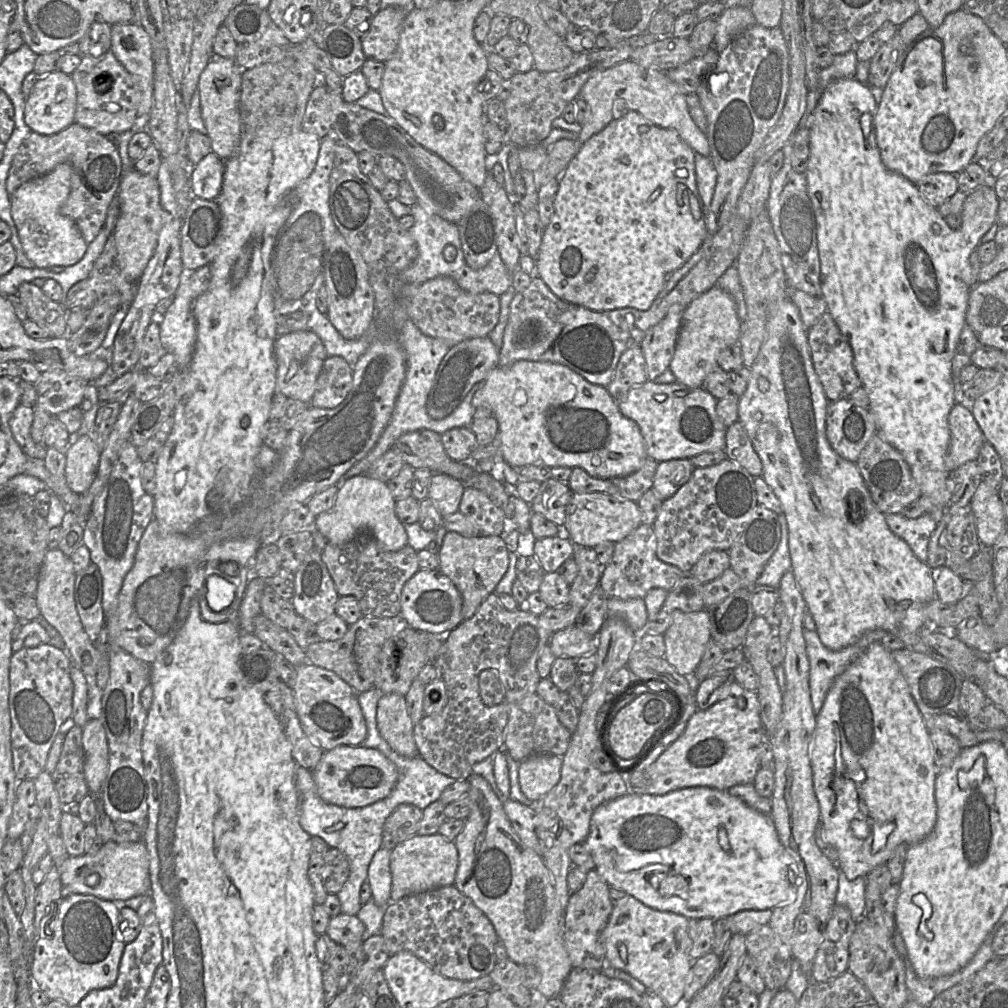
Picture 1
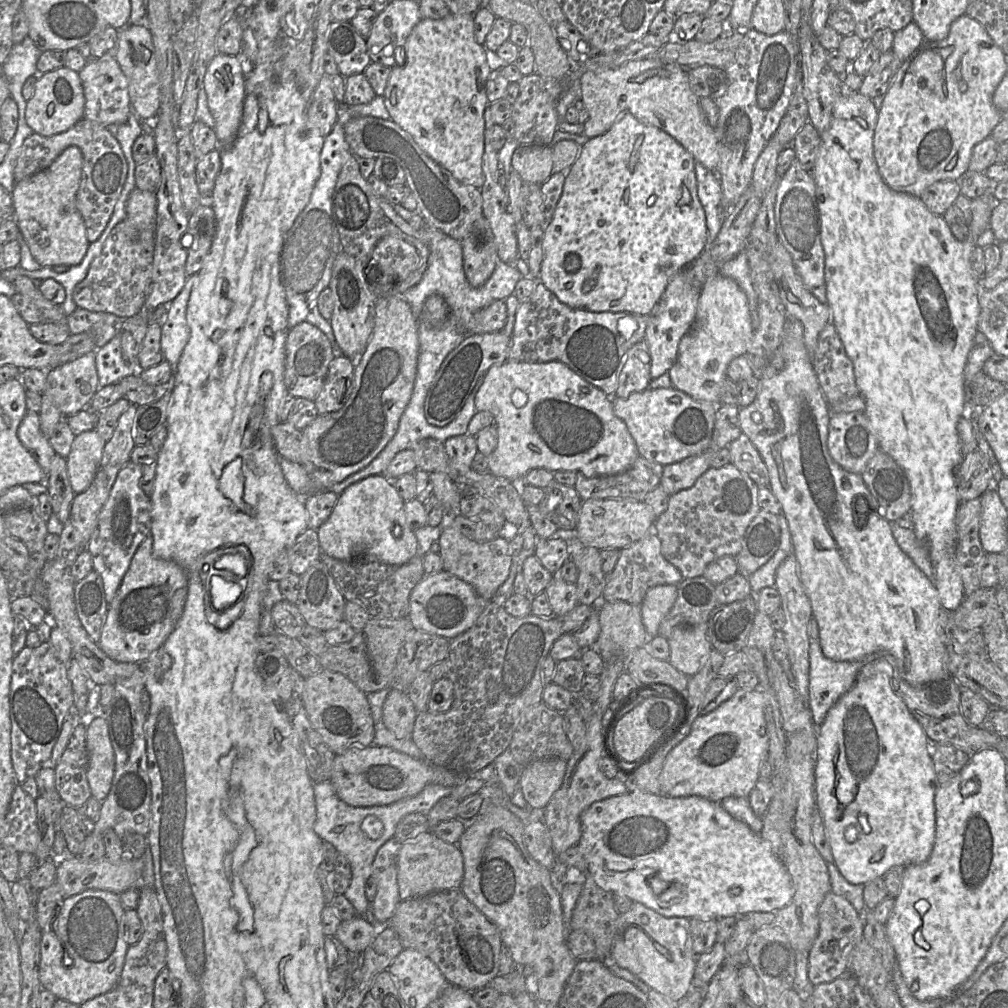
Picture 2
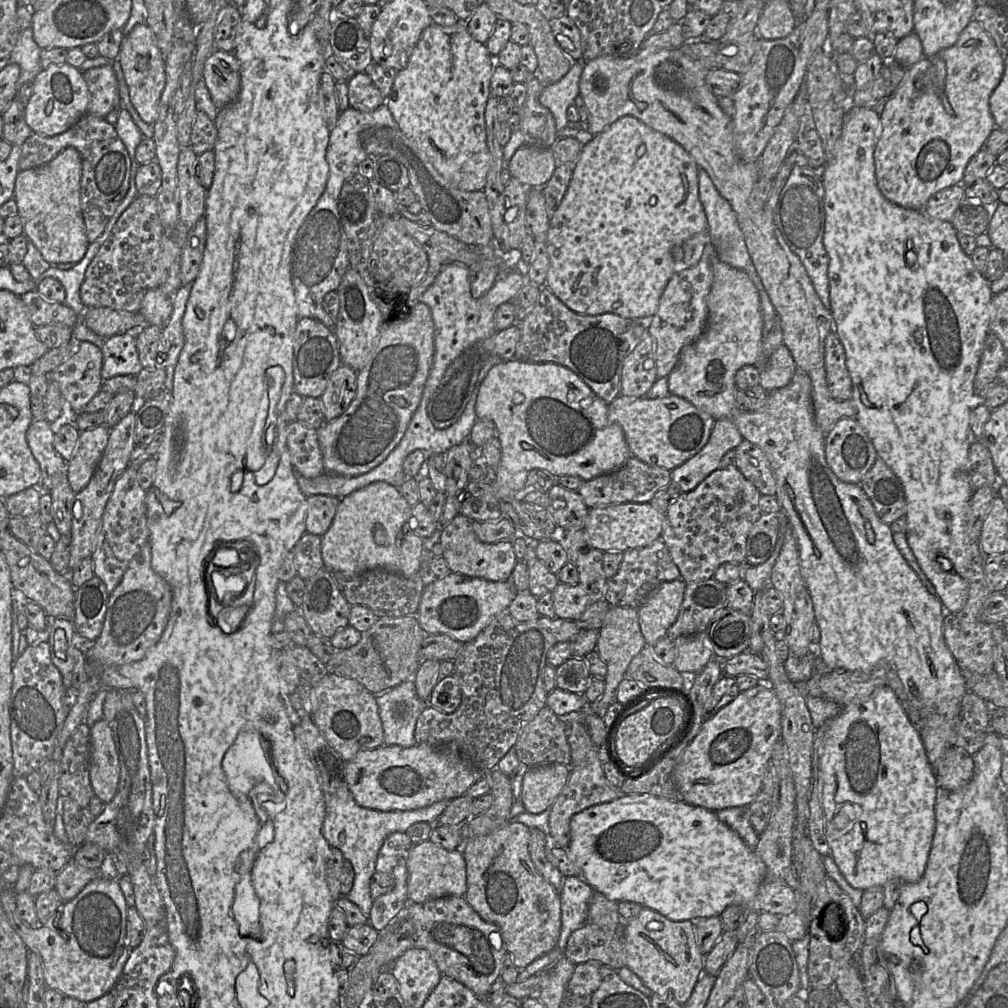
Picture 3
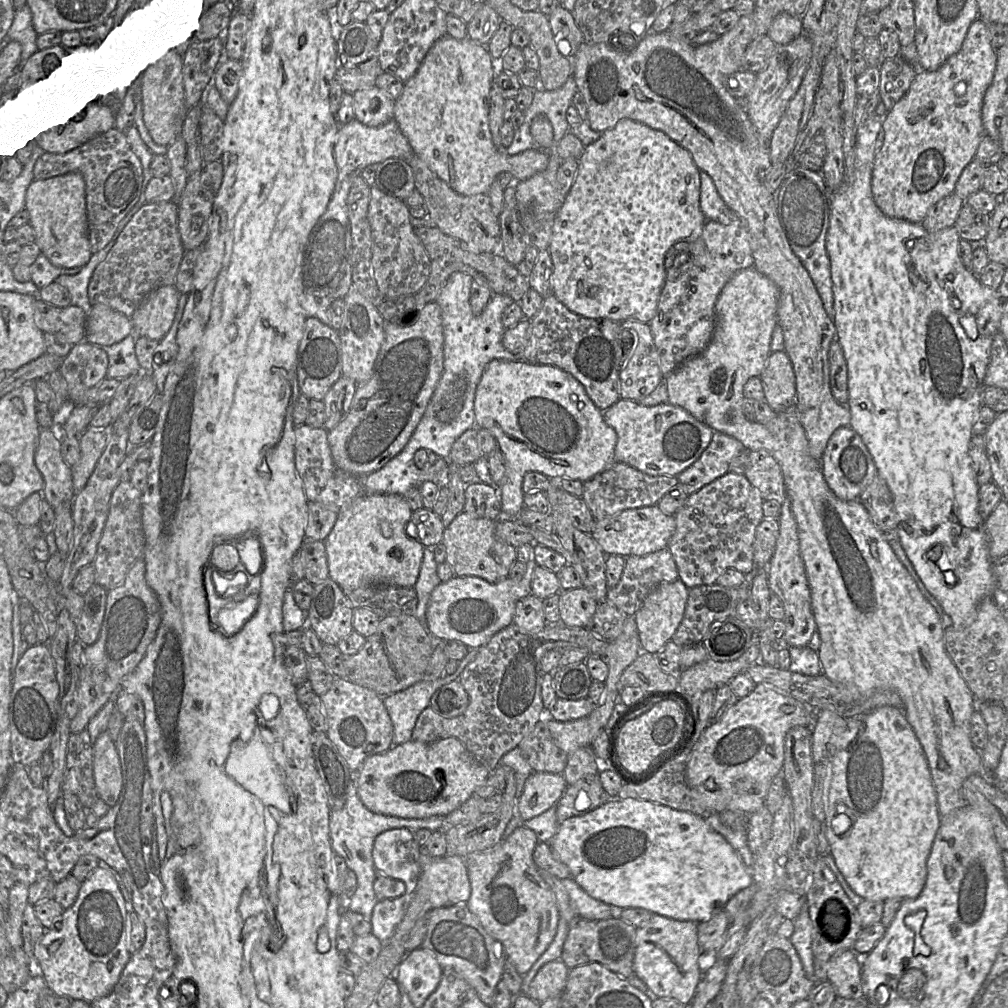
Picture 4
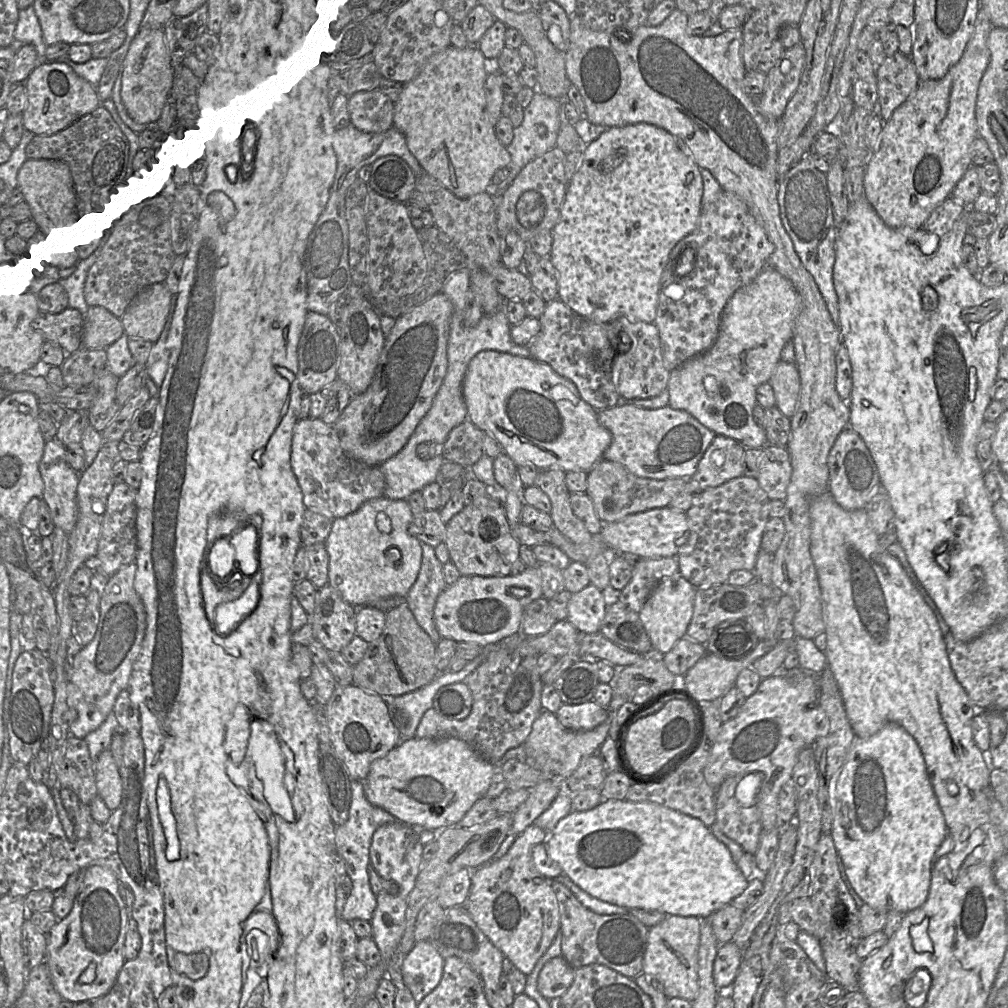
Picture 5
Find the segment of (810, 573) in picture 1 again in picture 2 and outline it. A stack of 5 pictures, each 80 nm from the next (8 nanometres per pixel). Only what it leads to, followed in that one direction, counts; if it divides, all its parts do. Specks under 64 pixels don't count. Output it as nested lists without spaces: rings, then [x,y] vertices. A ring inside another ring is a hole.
[[[787,317],[784,323],[783,338],[778,351],[782,354],[785,365],[781,372],[771,378],[760,379],[754,401],[745,407],[739,407],[738,421],[745,434],[761,455],[770,478],[770,489],[781,504],[793,544],[793,554],[798,563],[800,580],[804,586],[812,606],[812,614],[819,628],[819,641],[823,654],[833,661],[858,661],[867,658],[867,663],[877,658],[891,658],[901,677],[911,685],[922,685],[949,677],[947,639],[950,638],[950,612],[943,609],[938,591],[933,583],[922,573],[909,556],[897,544],[892,535],[890,522],[882,515],[876,500],[871,495],[860,474],[844,470],[830,456],[827,448],[830,407],[819,382],[816,378],[812,358],[806,349],[803,338],[802,323],[794,318]],[[759,412],[761,421],[756,423],[752,414]]]

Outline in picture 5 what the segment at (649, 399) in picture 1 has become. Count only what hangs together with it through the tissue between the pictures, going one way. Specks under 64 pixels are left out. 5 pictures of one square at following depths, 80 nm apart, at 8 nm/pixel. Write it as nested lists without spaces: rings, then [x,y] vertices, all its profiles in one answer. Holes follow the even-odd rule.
[[[631,404],[617,405],[598,412],[598,418],[612,436],[612,445],[605,453],[605,460],[641,478],[690,479],[716,436],[686,411],[670,406],[646,410]]]

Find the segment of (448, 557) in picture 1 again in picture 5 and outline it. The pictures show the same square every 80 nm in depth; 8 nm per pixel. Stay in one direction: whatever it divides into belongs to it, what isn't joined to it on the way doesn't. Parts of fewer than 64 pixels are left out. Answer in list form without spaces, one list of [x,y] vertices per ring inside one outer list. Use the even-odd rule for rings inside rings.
[[[491,498],[481,506],[468,505],[446,525],[444,544],[450,562],[461,576],[505,577],[511,575],[512,564],[519,559],[520,544],[512,536],[512,524],[506,517],[501,498]]]

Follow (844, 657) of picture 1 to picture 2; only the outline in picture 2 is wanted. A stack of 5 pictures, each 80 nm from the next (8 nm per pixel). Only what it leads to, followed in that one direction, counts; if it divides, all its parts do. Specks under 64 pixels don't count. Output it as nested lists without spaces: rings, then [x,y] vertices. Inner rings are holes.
[[[810,638],[809,658],[808,707],[814,724],[819,727],[832,706],[854,685],[858,673],[867,664],[868,657],[858,661],[833,661],[823,654],[819,639]]]

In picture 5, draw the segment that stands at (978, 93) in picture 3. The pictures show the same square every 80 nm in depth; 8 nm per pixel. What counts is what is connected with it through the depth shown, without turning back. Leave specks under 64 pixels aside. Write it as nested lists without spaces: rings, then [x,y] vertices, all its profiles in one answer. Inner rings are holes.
[[[980,7],[973,36],[959,62],[941,79],[919,81],[915,92],[884,122],[880,147],[876,153],[869,155],[864,177],[864,195],[887,226],[921,229],[932,211],[951,196],[958,181],[972,166],[969,146],[979,136],[975,115],[976,100],[980,81],[990,62],[987,41],[991,29],[988,14]]]

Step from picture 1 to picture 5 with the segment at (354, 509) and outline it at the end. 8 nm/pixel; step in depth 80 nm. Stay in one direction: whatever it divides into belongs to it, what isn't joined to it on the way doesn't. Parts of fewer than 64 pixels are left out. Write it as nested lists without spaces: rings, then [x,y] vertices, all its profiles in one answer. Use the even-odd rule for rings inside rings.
[[[373,498],[358,510],[333,521],[324,544],[329,556],[328,583],[352,606],[368,606],[389,597],[406,597],[422,562],[422,548],[408,531],[413,514],[407,500]]]

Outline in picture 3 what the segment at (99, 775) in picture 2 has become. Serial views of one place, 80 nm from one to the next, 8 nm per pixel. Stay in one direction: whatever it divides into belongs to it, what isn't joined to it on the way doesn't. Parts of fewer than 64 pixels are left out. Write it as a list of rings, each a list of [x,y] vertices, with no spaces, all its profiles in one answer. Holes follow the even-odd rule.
[[[102,719],[90,728],[90,782],[94,795],[104,804],[115,796],[120,765],[112,730]]]

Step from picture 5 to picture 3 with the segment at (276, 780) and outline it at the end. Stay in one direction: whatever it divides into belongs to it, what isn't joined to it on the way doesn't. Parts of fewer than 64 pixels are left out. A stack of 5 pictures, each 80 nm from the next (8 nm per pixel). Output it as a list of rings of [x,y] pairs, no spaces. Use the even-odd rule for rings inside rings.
[[[245,731],[238,734],[233,744],[222,759],[222,767],[233,792],[242,792],[249,796],[252,805],[262,823],[267,820],[267,815],[259,806],[257,795],[265,792],[274,792],[277,787],[273,771],[268,761],[268,755],[261,747],[260,735],[254,731]]]

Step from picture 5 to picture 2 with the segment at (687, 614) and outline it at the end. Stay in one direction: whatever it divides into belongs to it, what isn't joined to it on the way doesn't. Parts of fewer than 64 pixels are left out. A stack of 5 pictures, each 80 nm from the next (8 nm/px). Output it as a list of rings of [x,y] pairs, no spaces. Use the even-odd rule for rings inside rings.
[[[657,585],[648,590],[640,604],[648,637],[658,635],[659,626],[674,605],[677,595],[677,585]]]

